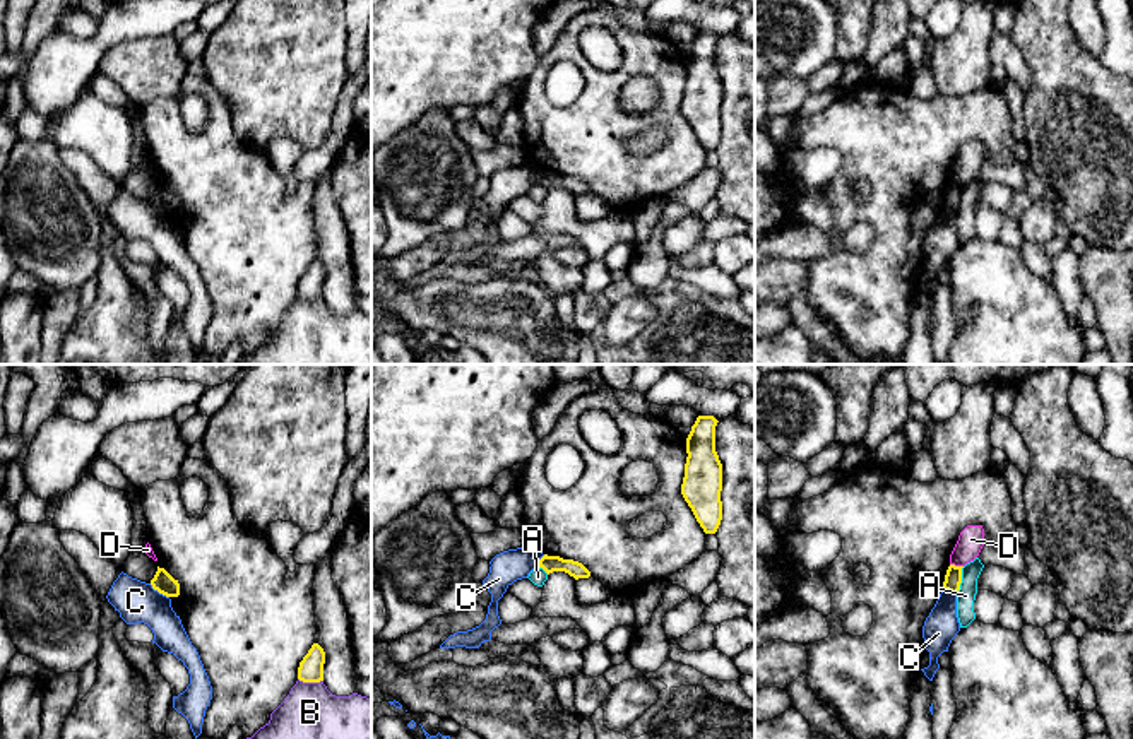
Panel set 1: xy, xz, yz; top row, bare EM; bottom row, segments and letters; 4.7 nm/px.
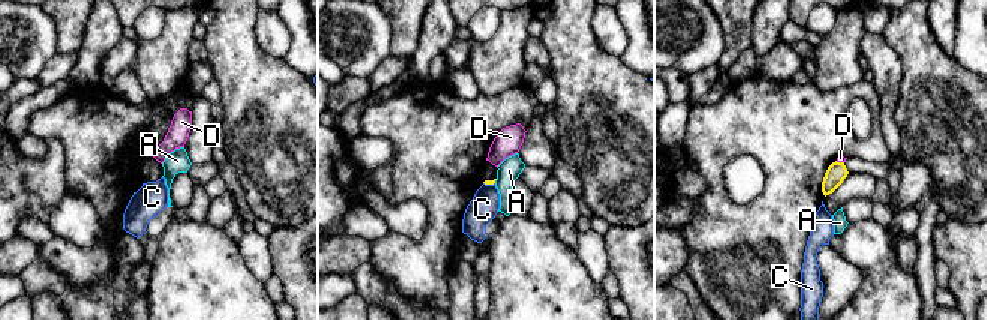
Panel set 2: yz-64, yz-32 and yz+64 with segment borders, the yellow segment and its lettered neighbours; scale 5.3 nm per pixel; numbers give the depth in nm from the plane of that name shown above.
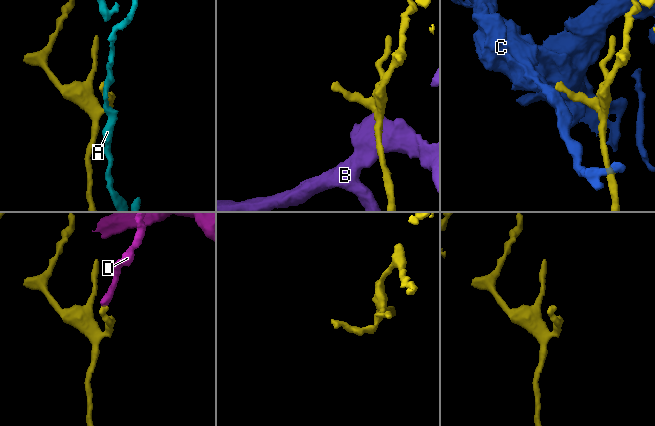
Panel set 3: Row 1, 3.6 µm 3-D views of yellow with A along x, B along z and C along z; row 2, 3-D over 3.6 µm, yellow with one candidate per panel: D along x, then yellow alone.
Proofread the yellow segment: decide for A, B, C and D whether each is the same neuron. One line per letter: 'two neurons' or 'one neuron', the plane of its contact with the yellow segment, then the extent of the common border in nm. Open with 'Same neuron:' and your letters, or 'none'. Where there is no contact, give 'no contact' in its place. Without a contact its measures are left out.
Same neuron: none
A: two neurons; contact in yz; length 130 nm
B: two neurons; contact in xy; length 120 nm
C: two neurons; contact in xy; length 120 nm
D: two neurons; contact in yz; length 70 nm

